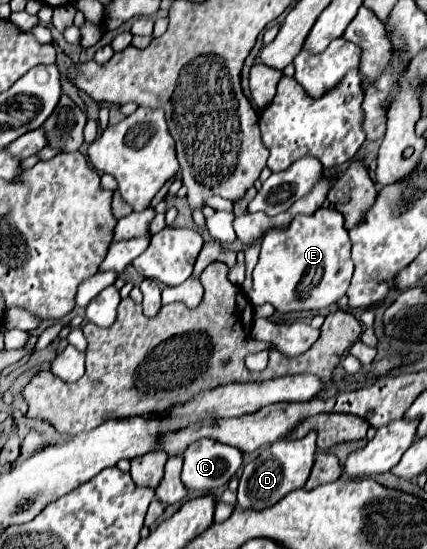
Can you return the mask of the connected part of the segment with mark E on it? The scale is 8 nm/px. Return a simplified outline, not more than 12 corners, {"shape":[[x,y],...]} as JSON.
{"shape":[[295,215],[263,237],[245,295],[325,309],[353,269],[343,215]]}

